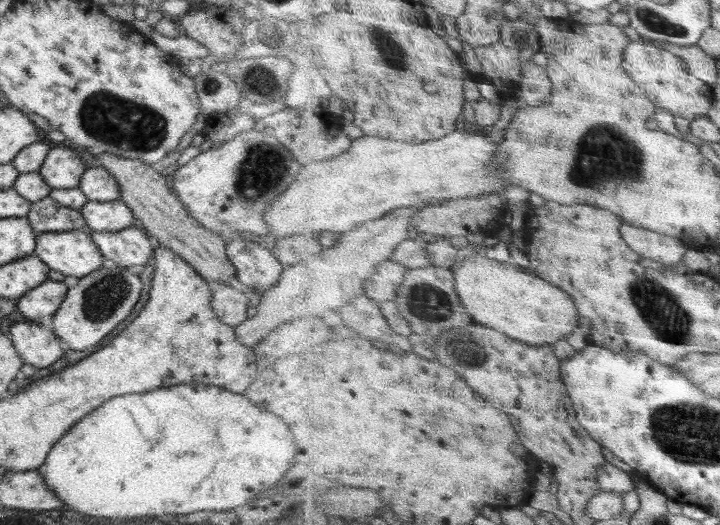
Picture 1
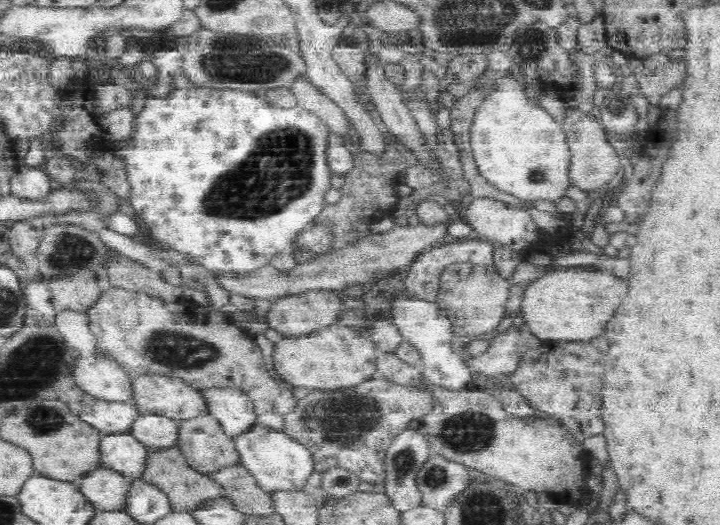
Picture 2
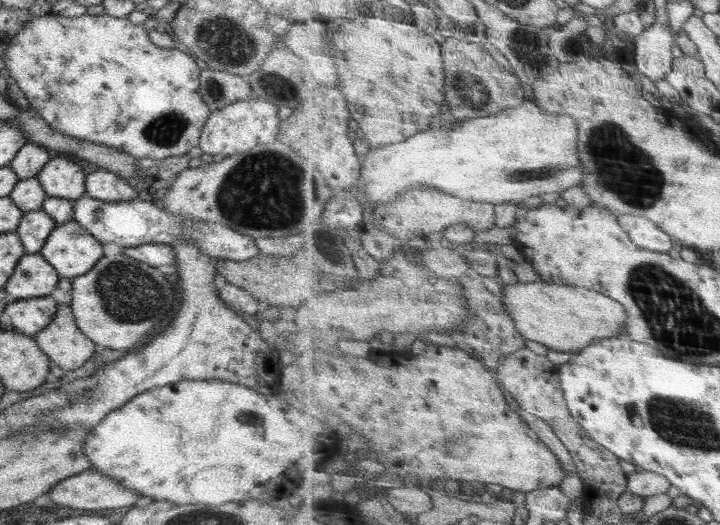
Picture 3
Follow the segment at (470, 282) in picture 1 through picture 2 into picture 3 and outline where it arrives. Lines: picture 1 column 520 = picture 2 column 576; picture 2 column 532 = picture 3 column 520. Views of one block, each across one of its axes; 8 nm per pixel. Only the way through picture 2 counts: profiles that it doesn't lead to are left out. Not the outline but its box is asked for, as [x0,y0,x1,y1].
[502,281,629,351]

